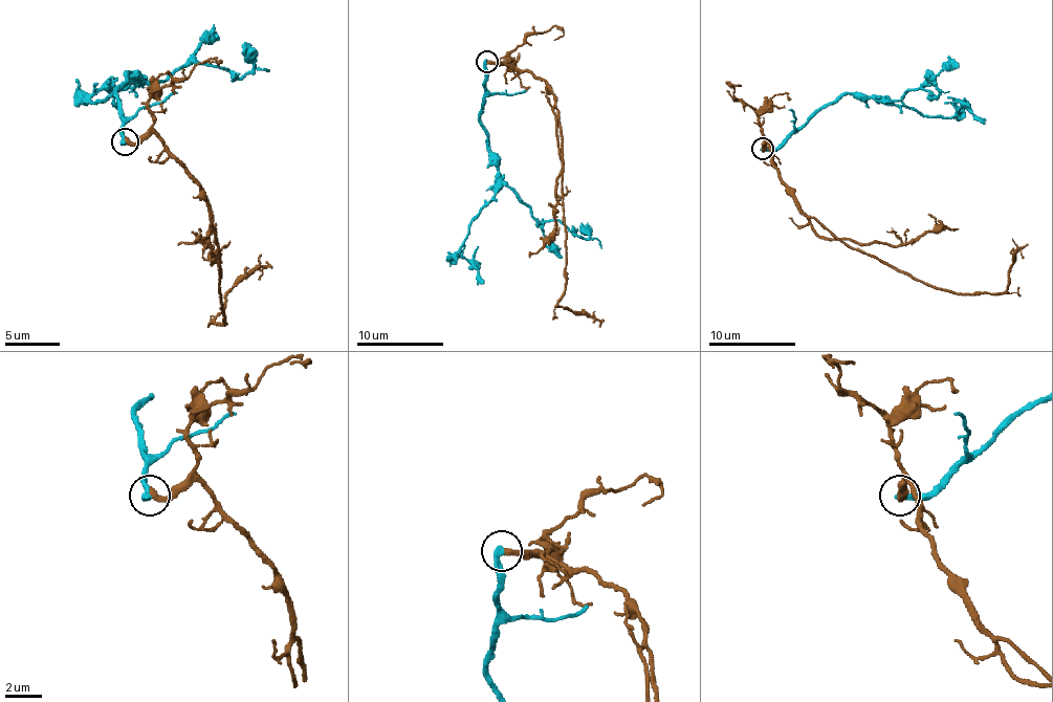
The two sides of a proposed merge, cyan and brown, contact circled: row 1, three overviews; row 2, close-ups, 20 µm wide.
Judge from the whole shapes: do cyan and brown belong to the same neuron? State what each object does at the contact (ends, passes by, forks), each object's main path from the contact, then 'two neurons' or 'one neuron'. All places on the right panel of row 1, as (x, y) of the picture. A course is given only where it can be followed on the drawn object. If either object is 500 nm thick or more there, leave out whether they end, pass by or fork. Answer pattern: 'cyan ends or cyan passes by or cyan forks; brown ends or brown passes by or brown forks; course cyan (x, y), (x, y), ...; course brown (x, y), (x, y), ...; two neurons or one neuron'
cyan ends; brown ends; course cyan (762, 148), (780, 148), (820, 109), (847, 94), (898, 101), (922, 87), (937, 99), (935, 79), (926, 70); course brown (762, 148), (764, 141), (780, 180), (792, 200), (853, 247), (939, 288), (1004, 290), (1013, 256), (1028, 243); two neurons

